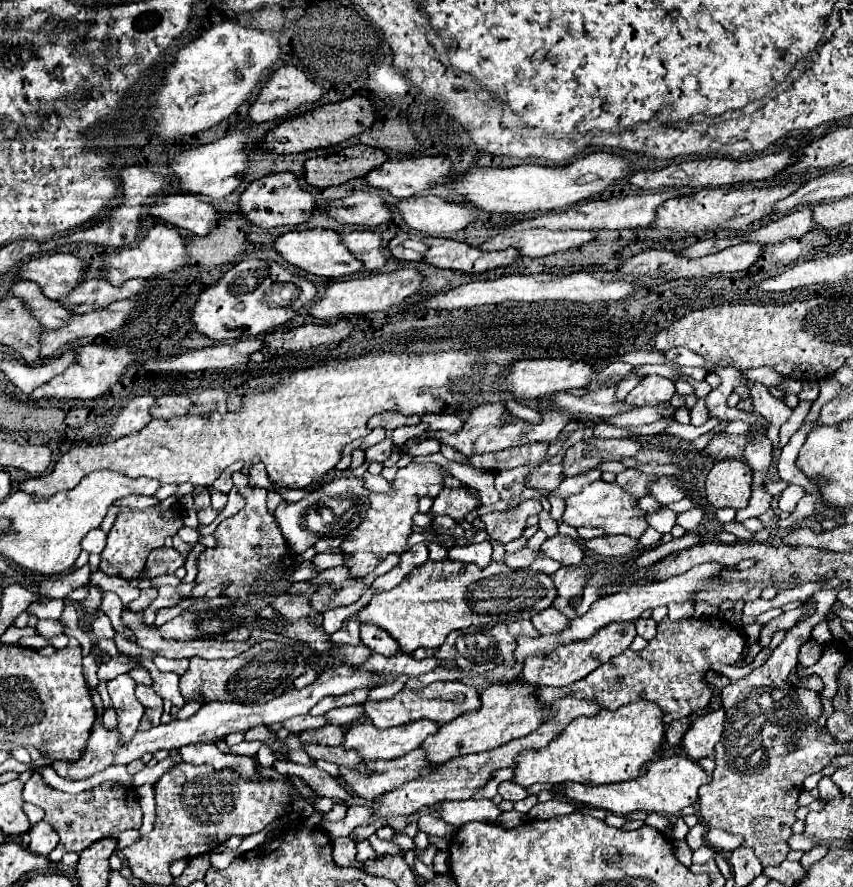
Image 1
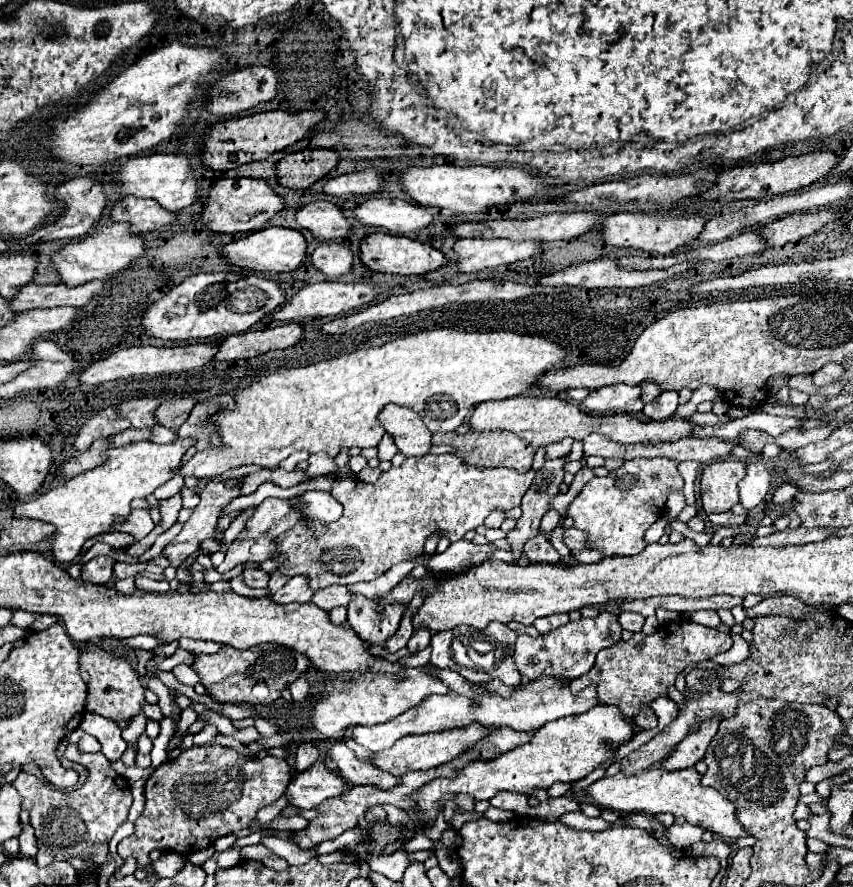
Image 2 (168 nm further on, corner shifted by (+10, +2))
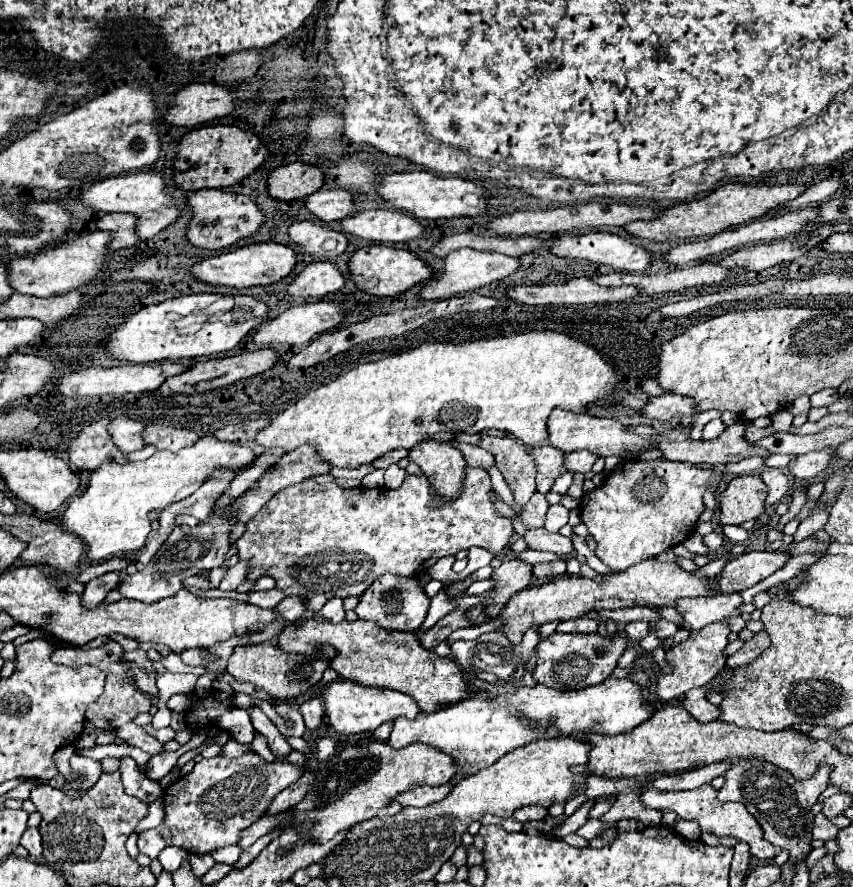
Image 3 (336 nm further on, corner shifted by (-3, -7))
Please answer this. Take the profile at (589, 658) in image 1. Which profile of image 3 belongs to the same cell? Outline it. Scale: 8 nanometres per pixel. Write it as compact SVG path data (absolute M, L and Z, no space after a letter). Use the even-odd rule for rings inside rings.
M552 633L548 639L538 643L538 665L534 669L534 679L546 687L558 691L576 691L608 679L616 667L616 661L628 647L628 639L624 635L600 637L600 635L564 635Z

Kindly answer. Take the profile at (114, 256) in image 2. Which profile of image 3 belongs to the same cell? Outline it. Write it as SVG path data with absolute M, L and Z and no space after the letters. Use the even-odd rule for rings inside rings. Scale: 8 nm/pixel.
M92 231L84 233L76 239L66 239L58 243L52 249L26 255L26 257L14 257L6 265L8 269L8 283L16 293L32 295L32 297L50 297L56 293L66 293L72 289L78 289L84 283L90 283L94 277L102 271L102 261L106 253L106 245L110 241L110 233L104 231Z

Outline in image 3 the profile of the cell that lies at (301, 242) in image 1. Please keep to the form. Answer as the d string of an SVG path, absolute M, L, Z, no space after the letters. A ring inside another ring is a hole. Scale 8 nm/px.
M250 243L234 251L226 251L226 253L202 259L200 263L192 265L188 271L196 281L202 281L208 285L226 285L226 287L244 289L244 287L254 287L254 285L270 285L284 279L294 269L294 263L296 263L296 255L286 245Z

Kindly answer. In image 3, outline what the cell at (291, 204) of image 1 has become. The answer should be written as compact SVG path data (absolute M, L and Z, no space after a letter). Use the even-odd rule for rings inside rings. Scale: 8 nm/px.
M200 189L188 193L188 207L192 211L192 219L186 227L184 237L194 247L202 247L210 251L220 251L230 245L236 245L236 241L254 235L264 221L264 213L248 195L226 193L222 189Z

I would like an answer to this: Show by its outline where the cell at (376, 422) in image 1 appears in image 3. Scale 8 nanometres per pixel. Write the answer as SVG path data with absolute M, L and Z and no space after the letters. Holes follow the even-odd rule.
M422 441L408 453L408 459L420 465L422 473L428 477L428 483L434 491L430 509L436 509L442 503L450 503L460 497L466 465L464 457L460 457L460 451L452 449L450 443Z

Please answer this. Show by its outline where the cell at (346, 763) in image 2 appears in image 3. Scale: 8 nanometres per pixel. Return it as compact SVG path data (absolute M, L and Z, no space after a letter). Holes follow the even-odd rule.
M444 783L440 787L416 787L408 793L402 793L400 797L396 797L396 801L402 803L402 807L408 807L408 805L424 807L424 805L432 805L432 803L444 799L452 791L452 787L454 785L450 785L450 783Z

